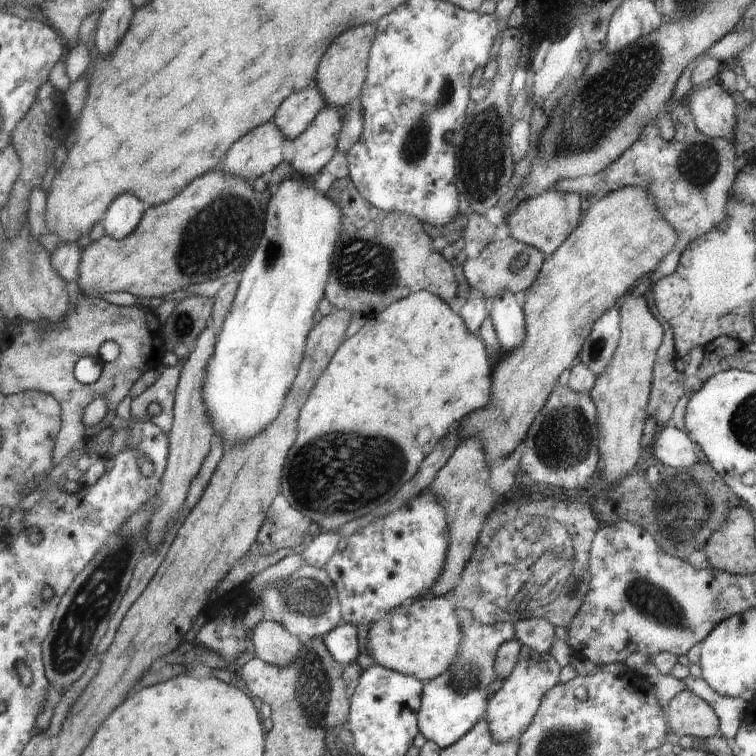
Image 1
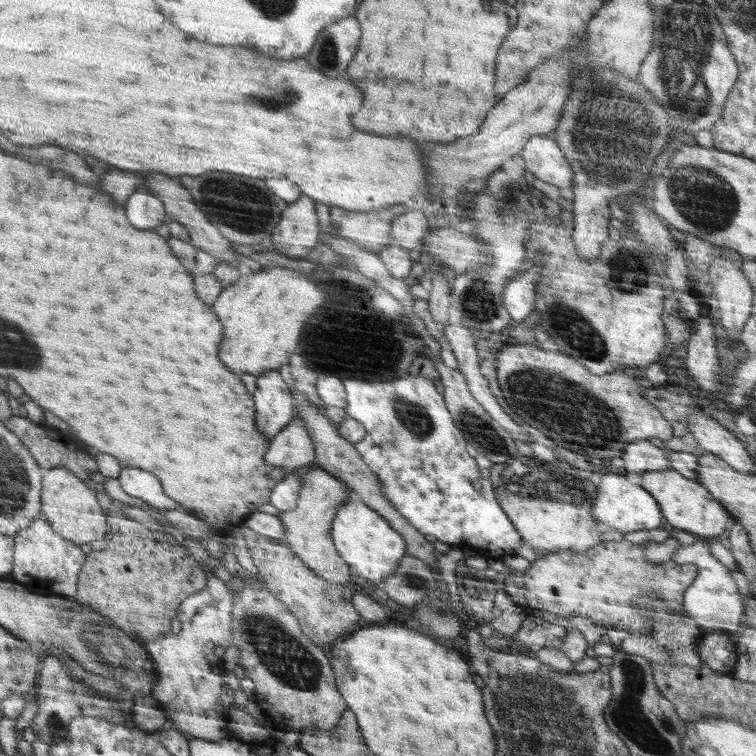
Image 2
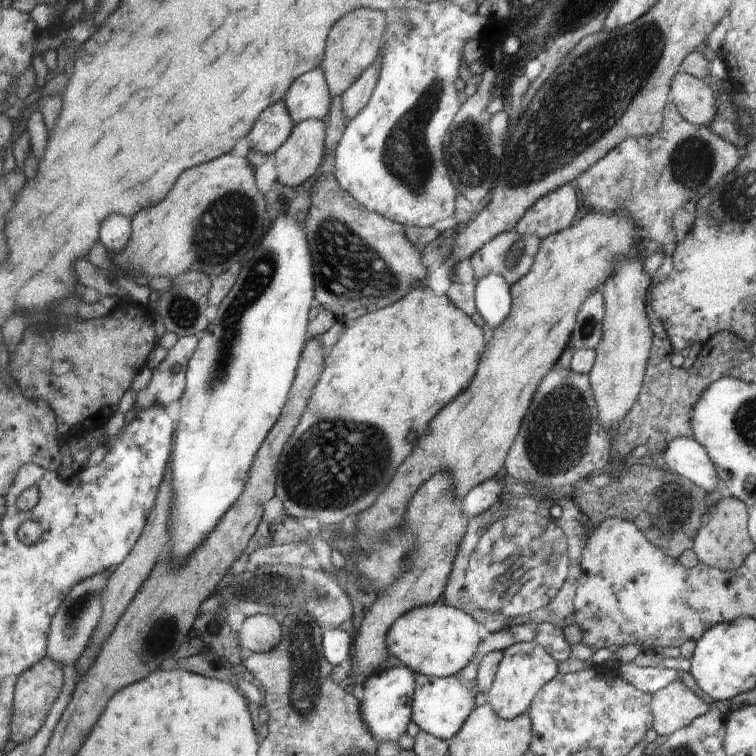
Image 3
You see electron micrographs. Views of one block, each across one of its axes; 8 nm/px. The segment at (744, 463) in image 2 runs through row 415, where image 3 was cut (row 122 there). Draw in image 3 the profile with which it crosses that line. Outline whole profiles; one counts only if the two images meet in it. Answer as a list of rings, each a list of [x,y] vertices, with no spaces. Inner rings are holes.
[[[680,71],[672,84],[670,100],[688,122],[707,126],[708,122],[714,120],[716,98],[707,80],[700,80]]]

